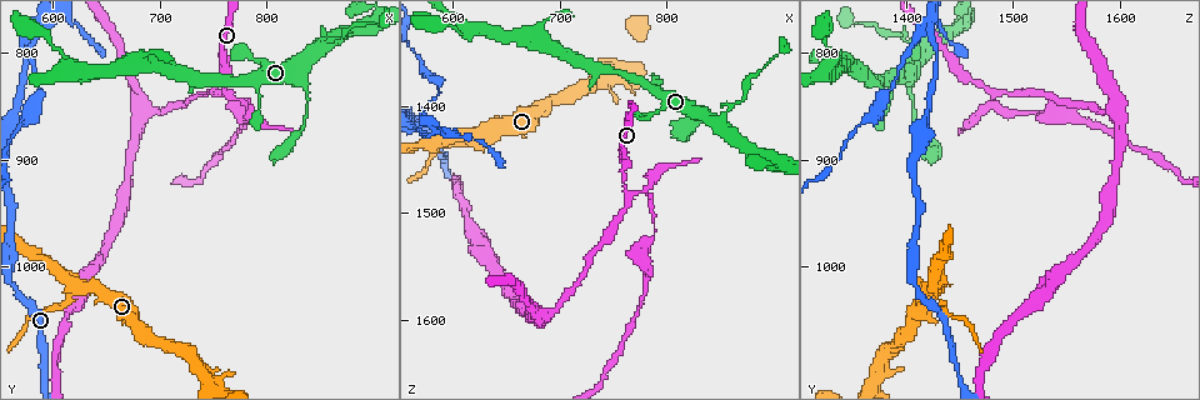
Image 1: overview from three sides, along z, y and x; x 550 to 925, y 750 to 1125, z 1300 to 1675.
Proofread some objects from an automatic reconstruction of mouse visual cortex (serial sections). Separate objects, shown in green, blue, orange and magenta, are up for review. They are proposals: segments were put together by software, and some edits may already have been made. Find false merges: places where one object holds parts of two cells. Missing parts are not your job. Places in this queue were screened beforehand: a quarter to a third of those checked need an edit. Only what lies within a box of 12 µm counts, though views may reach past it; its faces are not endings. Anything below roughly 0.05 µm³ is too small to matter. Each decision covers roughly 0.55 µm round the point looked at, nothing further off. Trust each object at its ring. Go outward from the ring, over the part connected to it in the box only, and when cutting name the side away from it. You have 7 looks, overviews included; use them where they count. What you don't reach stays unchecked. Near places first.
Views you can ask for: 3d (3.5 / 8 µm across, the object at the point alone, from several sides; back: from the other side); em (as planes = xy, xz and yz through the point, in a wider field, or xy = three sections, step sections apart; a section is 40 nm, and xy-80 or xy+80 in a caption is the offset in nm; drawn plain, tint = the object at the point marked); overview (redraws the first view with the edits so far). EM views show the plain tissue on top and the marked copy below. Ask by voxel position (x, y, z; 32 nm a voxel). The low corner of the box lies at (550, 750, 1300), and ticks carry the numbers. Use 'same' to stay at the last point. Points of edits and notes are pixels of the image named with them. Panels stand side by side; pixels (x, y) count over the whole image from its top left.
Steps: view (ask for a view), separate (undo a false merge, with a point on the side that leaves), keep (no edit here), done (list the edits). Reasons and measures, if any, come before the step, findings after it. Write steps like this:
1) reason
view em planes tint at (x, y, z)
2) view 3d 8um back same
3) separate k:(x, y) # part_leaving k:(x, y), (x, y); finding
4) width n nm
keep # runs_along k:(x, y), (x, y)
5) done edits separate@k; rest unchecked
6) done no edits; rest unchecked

three arms meet
view 3d 3.5um at (620, 1022, 1426)

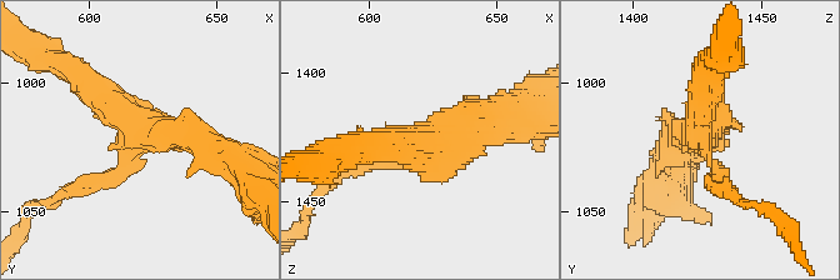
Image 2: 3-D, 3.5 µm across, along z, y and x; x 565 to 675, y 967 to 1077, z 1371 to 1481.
arms 3; arm_widths 200, 400, 400 nm; need the tissue
view em xy step 3 tint at (620, 1019, 1426)

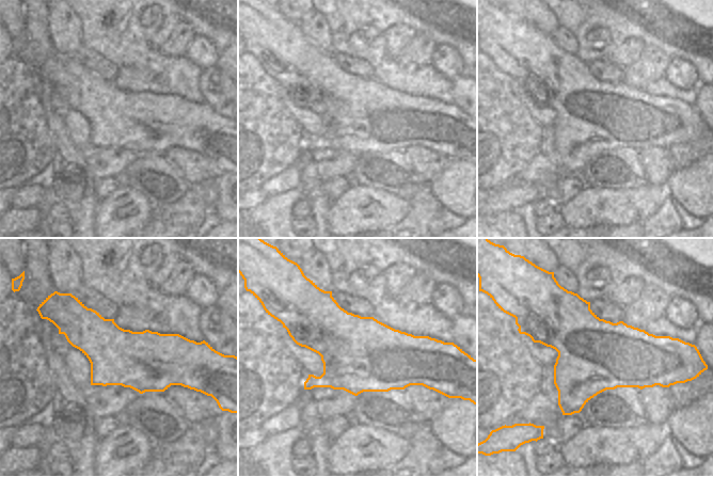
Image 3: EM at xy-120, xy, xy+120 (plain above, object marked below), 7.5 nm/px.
width 550 nm
separate 2:(80, 190) # part_leaving 2:(124, 171), (35, 205); a second cell is stuck on

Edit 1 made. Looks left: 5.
thick turns thin
view 3d 8um at (786, 856, 1472)

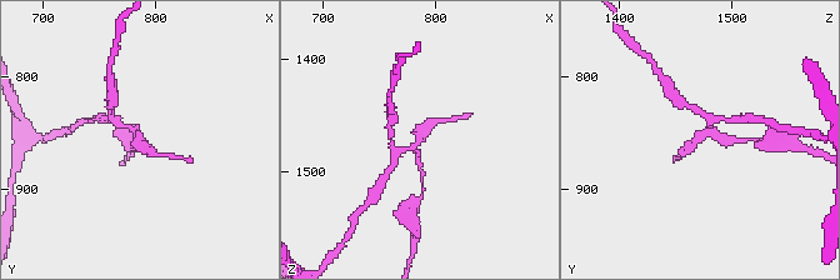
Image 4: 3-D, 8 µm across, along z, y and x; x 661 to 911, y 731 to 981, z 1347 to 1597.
shape alone is not enough
view em xy step 3 tint at (782, 856, 1470)

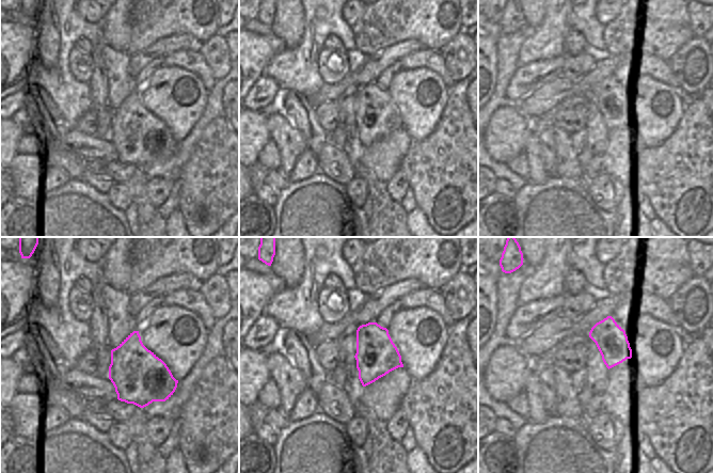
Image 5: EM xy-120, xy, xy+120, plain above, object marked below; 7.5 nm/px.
keep # runs_along 4:(113, 119), (151, 153), (164, 154); continuous, no second cell

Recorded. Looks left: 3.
narrows sharply
view 3d 3.5um back at (868, 786, 1396)

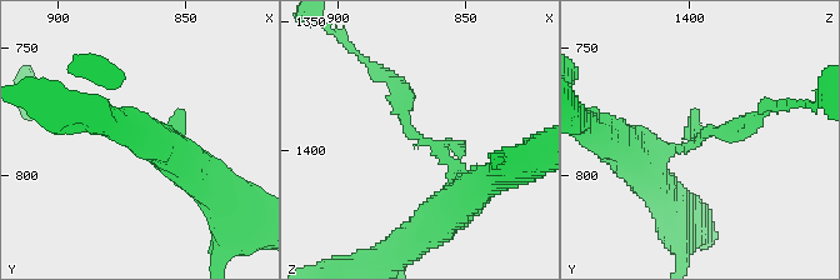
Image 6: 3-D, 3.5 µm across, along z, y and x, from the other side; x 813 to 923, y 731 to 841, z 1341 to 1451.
shape alone is not enough
view em xy step 3 tint at (866, 786, 1397)

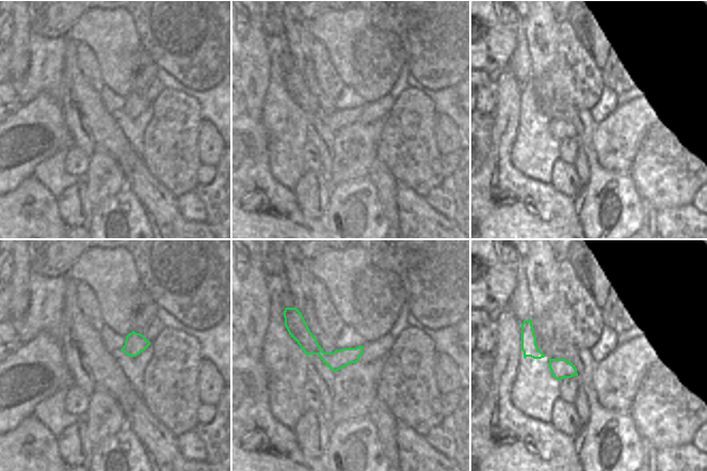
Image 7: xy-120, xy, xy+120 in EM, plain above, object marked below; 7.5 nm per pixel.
another direction
view em xy step 5 tint same

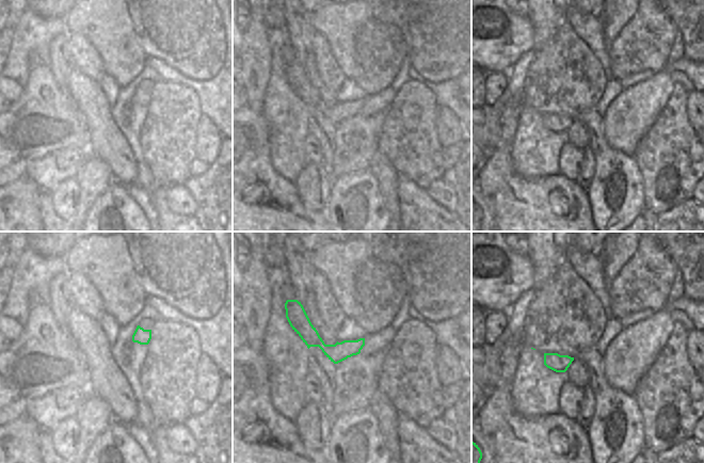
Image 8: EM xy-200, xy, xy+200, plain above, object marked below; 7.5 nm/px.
separate 6:(729, 134) # part_leaving 6:(698, 138), (784, 106); two cells meet here

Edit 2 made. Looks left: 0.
done edits separate@2, separate@6; rest unchecked

